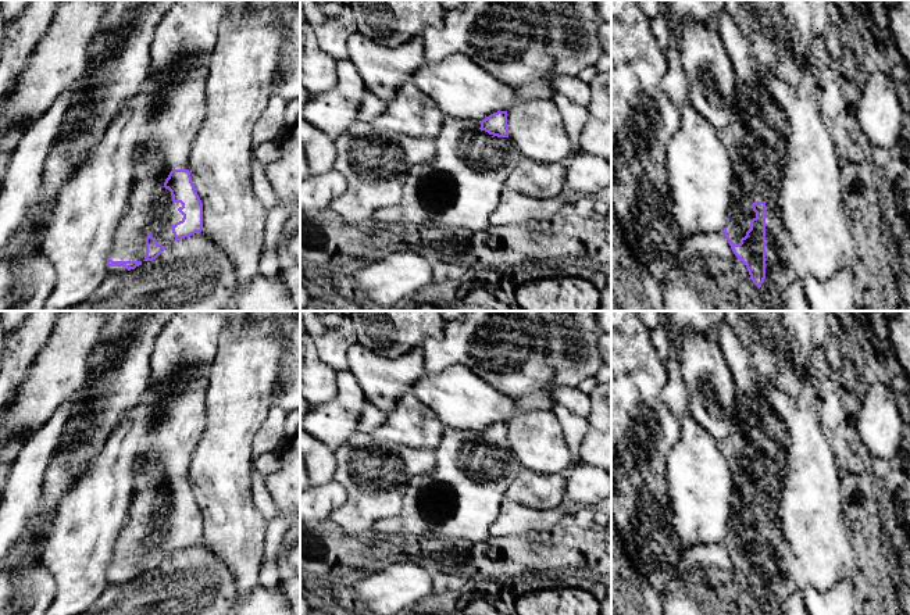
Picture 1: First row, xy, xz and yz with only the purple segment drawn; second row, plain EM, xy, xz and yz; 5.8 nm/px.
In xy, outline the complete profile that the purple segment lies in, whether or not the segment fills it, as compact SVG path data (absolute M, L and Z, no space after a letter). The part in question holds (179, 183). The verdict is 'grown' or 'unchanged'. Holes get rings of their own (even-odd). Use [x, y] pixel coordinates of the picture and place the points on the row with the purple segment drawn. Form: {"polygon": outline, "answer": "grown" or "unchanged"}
{"polygon": "M178 0L157 24L150 47L150 68L163 75L161 107L157 111L156 129L149 135L147 142L140 147L135 158L129 207L114 233L113 251L107 260L108 273L125 273L135 269L143 261L156 260L175 240L190 237L203 230L203 203L188 169L189 157L192 154L192 143L206 117L206 82L221 21L225 17L235 21L247 3L249 0Z", "answer": "grown"}

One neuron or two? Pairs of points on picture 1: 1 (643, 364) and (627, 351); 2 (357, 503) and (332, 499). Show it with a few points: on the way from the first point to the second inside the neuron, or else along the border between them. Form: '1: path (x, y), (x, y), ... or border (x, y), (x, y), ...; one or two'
1: path (639, 364), (631, 356); one
2: border (334, 479), (346, 499), (331, 512), (328, 524); two

